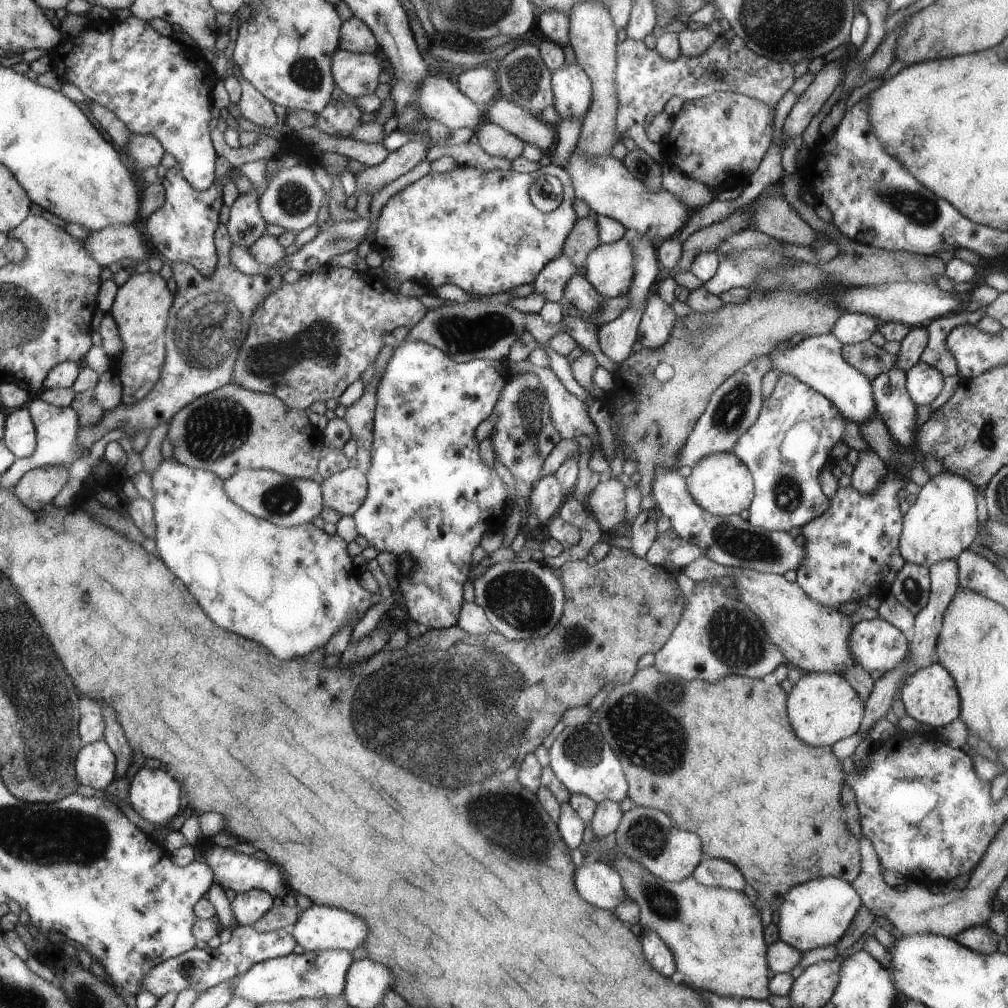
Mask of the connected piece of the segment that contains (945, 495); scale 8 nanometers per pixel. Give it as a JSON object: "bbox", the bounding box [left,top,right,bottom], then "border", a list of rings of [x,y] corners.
{"bbox":[900,470,978,568],"border":[[[946,470],[922,486],[906,514],[900,554],[908,563],[930,568],[943,560],[957,560],[978,535],[976,488],[968,479]]]}

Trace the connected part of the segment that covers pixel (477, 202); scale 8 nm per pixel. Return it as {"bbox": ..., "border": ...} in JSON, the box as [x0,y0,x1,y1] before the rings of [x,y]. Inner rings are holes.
{"bbox":[373,163,579,296],"border":[[[552,163],[533,173],[520,173],[512,169],[486,172],[462,165],[446,173],[430,171],[394,194],[380,210],[373,249],[383,258],[382,279],[384,282],[394,280],[400,283],[414,280],[428,290],[453,284],[474,296],[492,296],[509,292],[522,284],[530,284],[543,272],[544,266],[548,266],[548,262],[563,254],[563,245],[579,220],[573,208],[575,198],[572,178],[566,170]],[[542,175],[555,176],[563,184],[562,204],[547,213],[538,210],[529,195],[534,178]]]}

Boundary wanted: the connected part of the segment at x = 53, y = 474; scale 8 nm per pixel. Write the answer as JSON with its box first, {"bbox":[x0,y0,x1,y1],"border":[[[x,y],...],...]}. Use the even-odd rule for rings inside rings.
{"bbox":[12,466,68,512],"border":[[[48,466],[30,469],[24,478],[12,488],[12,492],[32,512],[40,512],[53,502],[68,480],[68,467]]]}

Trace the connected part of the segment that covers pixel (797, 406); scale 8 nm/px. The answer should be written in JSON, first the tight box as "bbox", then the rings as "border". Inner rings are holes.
{"bbox":[733,374,844,533],"border":[[[790,374],[779,375],[758,420],[740,436],[733,452],[754,476],[755,497],[747,519],[752,526],[788,533],[828,510],[831,501],[824,494],[820,474],[832,448],[844,437],[844,418],[835,403],[819,391]]]}

